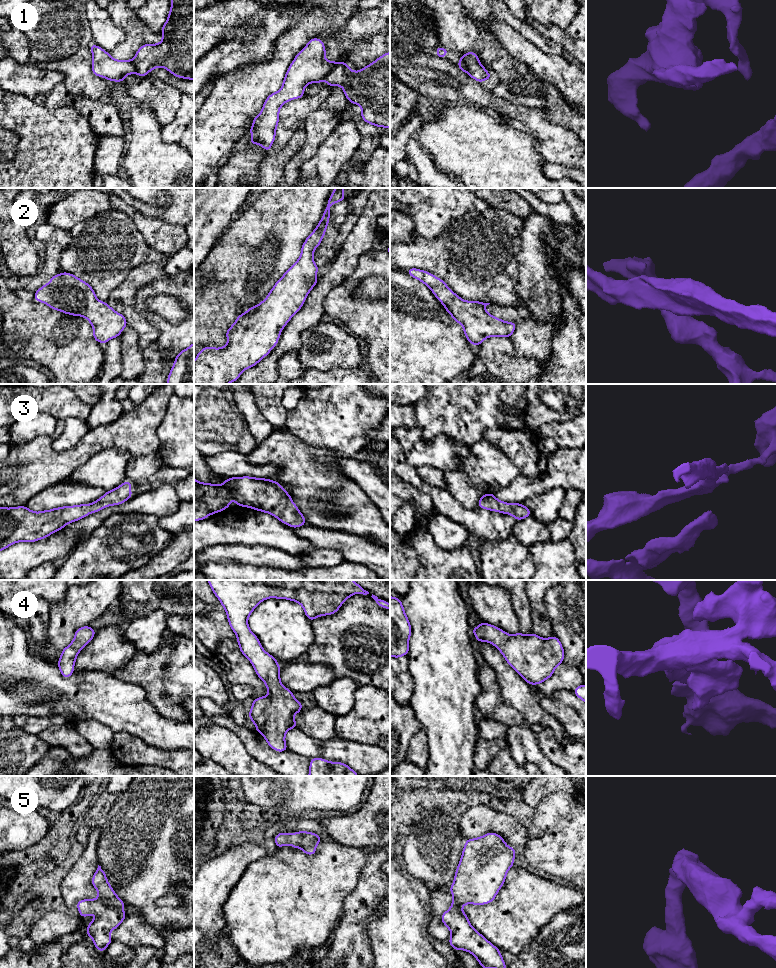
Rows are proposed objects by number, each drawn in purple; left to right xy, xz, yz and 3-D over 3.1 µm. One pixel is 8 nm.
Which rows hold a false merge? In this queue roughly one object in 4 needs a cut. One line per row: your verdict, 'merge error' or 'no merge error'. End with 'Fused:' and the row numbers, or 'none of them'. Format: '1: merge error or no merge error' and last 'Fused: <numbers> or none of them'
1: merge error
2: no merge error
3: no merge error
4: no merge error
5: no merge error
Fused: 1

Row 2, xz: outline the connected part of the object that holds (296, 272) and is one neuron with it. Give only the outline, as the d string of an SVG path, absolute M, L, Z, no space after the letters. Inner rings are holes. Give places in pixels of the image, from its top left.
M335 188L323 216L306 238L298 260L275 283L267 297L245 313L238 315L236 321L226 331L227 344L220 348L206 346L194 360L194 384L228 384L239 379L240 374L259 363L277 345L281 331L304 304L309 292L317 284L319 267L315 264L314 250L321 244L330 218L330 207L344 201L344 188Z

